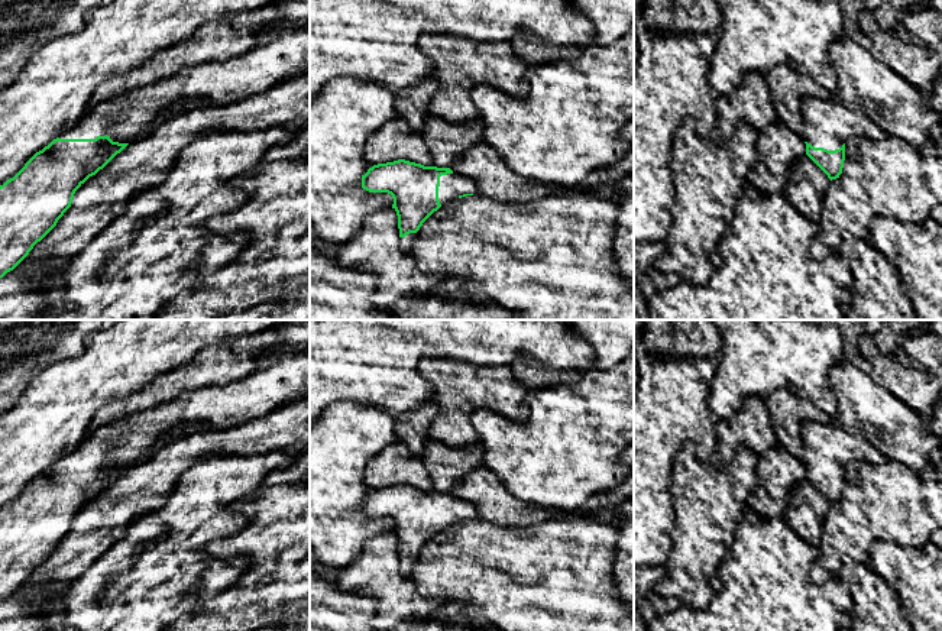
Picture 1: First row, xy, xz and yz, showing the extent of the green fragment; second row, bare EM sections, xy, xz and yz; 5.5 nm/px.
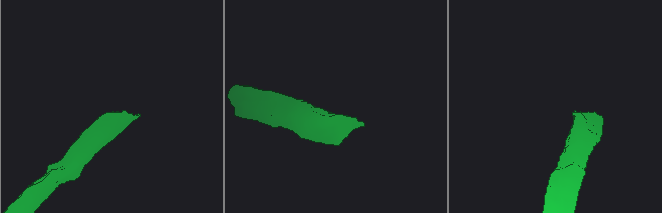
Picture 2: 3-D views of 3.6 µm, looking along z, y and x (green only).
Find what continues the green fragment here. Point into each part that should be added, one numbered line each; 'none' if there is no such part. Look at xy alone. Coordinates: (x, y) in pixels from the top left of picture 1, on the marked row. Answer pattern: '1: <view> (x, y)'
1: xy (285, 55)

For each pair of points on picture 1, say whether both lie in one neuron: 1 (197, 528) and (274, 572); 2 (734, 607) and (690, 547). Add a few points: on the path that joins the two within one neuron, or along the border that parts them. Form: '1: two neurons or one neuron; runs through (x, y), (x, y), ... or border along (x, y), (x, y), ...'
1: two neurons; border along (246, 521), (240, 530), (213, 540), (204, 550)
2: two neurons; border along (715, 595), (703, 610), (693, 610), (682, 604)

